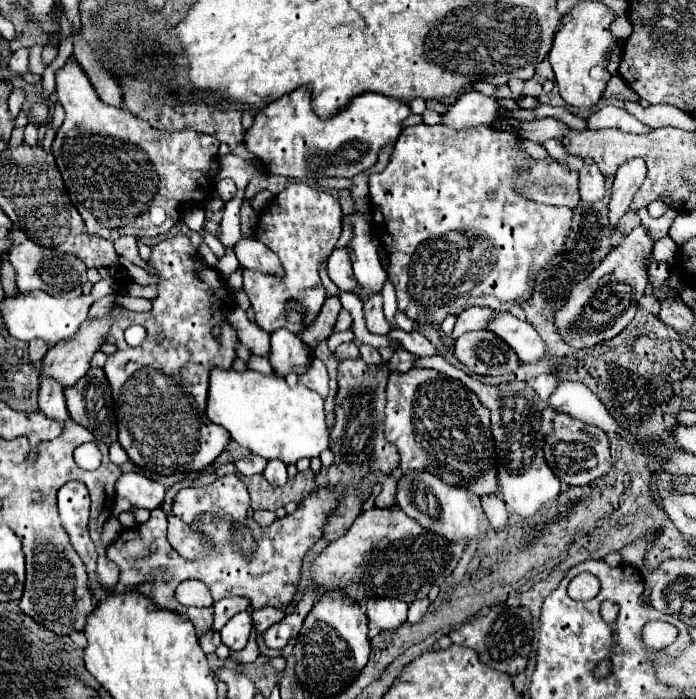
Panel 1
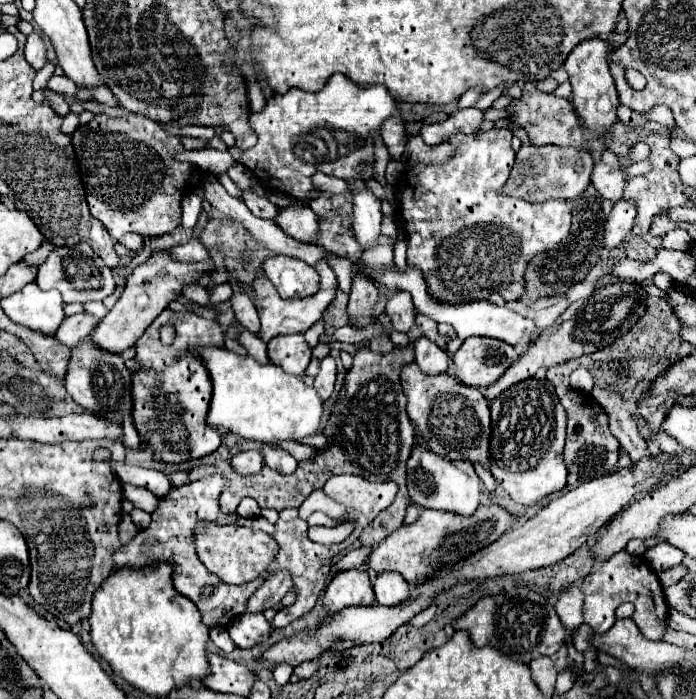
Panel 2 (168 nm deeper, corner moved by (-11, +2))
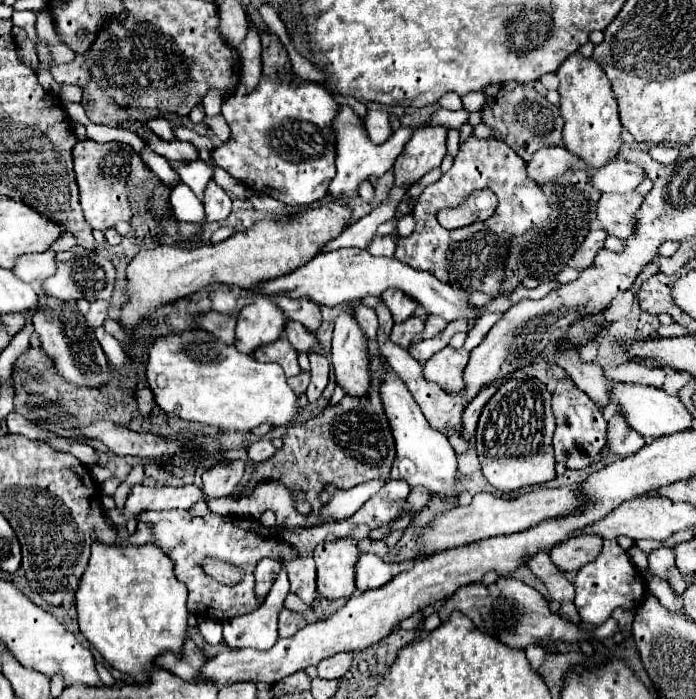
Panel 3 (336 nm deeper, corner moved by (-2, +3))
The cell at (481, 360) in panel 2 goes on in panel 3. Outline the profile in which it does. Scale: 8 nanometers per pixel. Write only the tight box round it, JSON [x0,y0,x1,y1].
[423,346,469,394]

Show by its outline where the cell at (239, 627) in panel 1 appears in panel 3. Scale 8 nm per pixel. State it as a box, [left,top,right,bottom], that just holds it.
[223,566,289,650]

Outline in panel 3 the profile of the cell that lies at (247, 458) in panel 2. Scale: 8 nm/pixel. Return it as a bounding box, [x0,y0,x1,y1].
[201,460,245,500]

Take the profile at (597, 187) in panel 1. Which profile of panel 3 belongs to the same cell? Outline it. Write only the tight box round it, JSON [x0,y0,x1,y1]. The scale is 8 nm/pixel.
[593,160,645,194]

